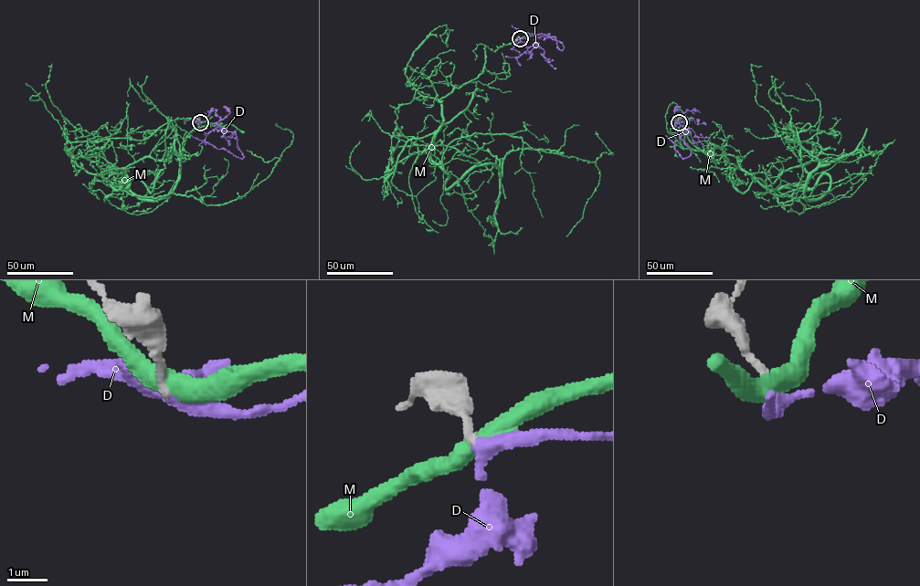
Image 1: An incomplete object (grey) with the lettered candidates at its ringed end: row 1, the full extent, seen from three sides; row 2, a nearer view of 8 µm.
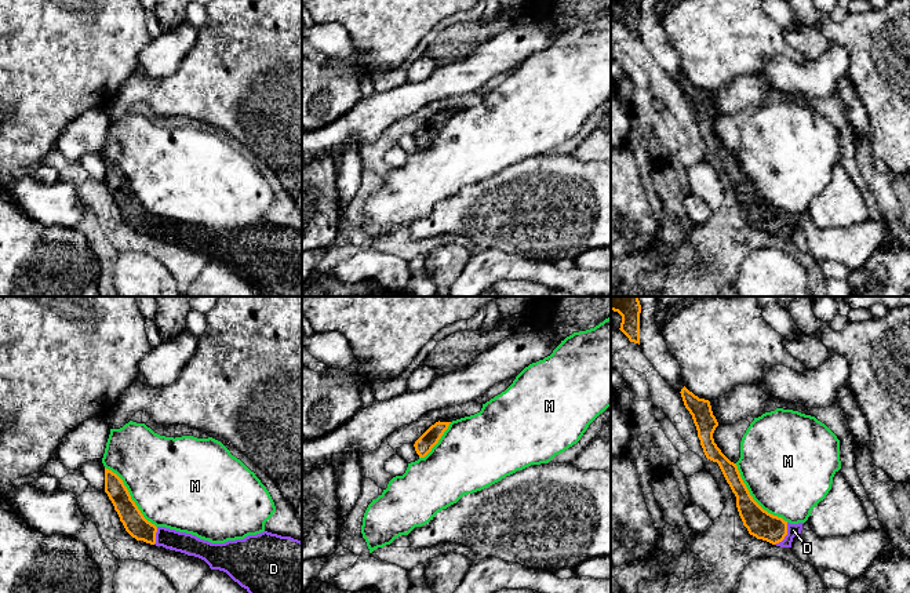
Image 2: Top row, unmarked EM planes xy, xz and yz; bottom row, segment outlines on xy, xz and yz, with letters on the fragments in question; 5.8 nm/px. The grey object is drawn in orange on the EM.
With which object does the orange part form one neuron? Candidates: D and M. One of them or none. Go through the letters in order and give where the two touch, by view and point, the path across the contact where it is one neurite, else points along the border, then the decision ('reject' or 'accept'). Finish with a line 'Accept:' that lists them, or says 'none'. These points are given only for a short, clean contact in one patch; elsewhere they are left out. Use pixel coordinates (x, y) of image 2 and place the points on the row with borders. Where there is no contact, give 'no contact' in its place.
D: contact yz (786, 534); way yz (761, 524), (786, 534), (793, 530); accept
M: contact yz (752, 498); reject
Accept: D

